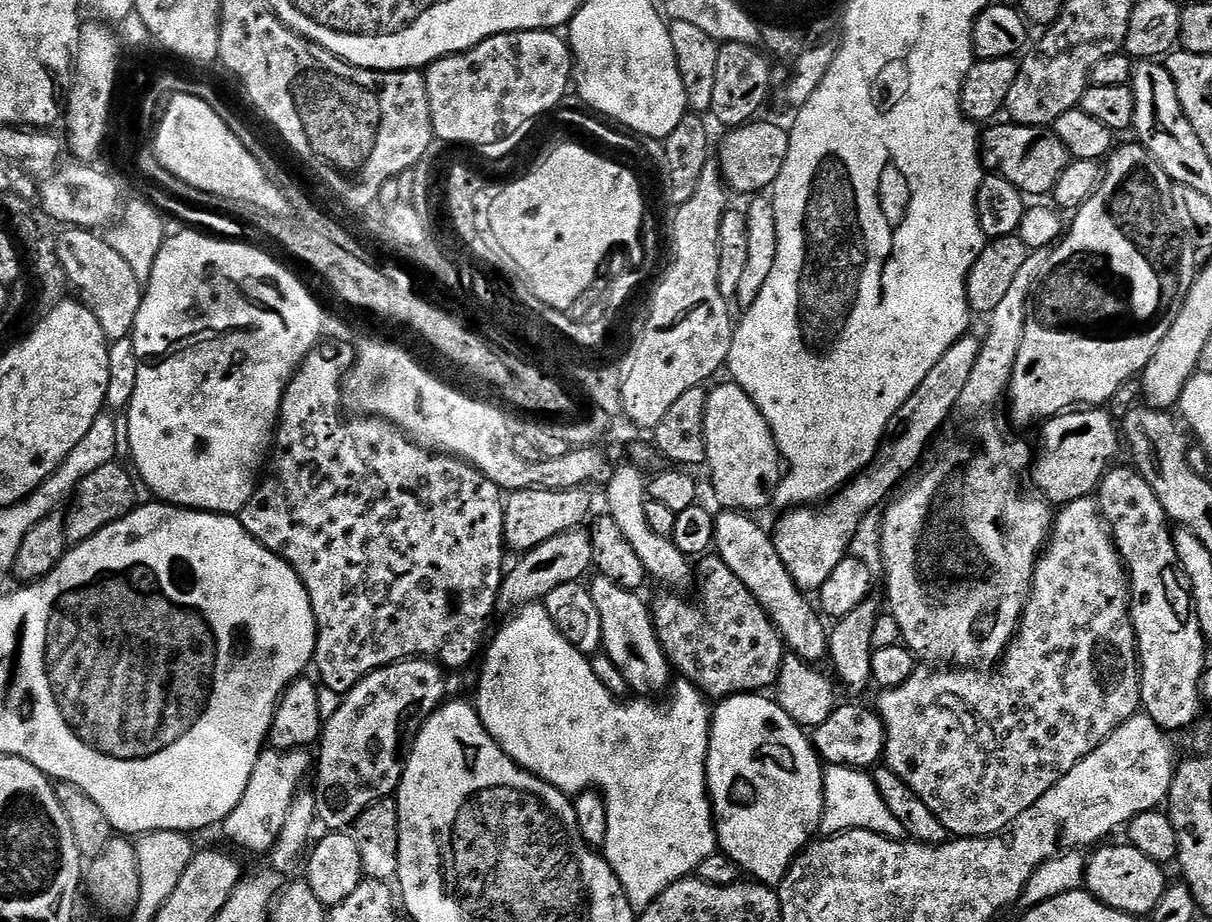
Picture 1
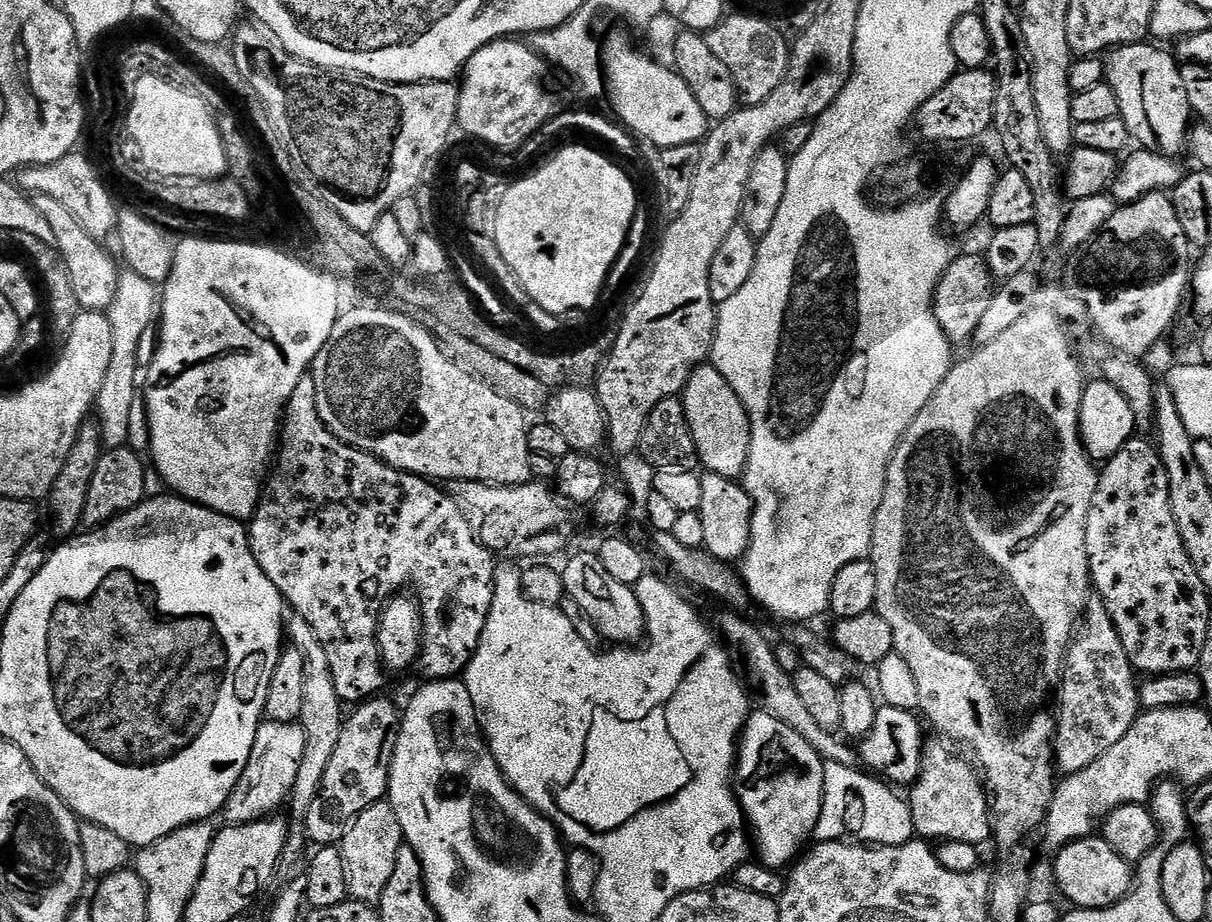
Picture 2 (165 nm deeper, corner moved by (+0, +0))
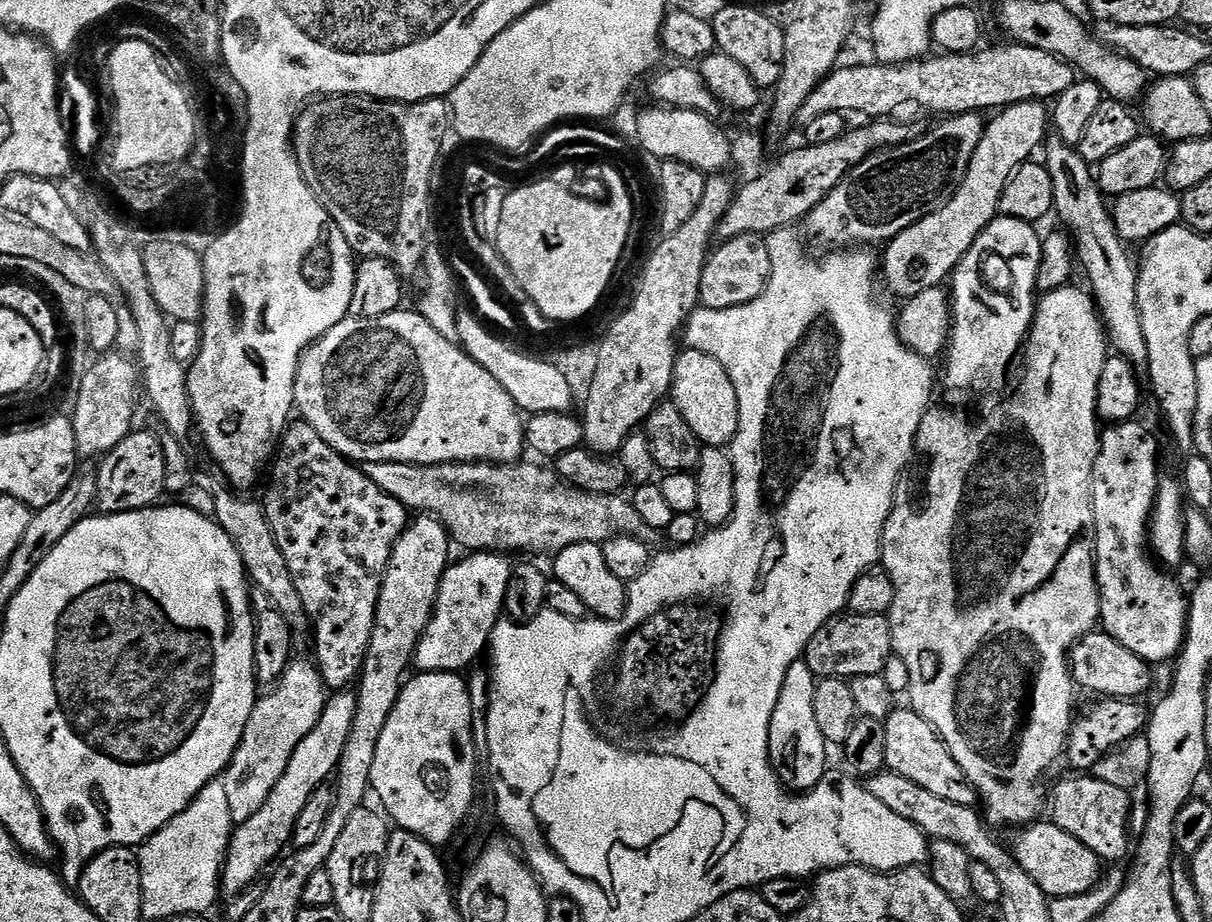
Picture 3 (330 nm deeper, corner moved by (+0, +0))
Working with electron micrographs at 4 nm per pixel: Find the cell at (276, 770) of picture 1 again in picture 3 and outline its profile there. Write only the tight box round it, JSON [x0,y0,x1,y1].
[222,659,326,821]

